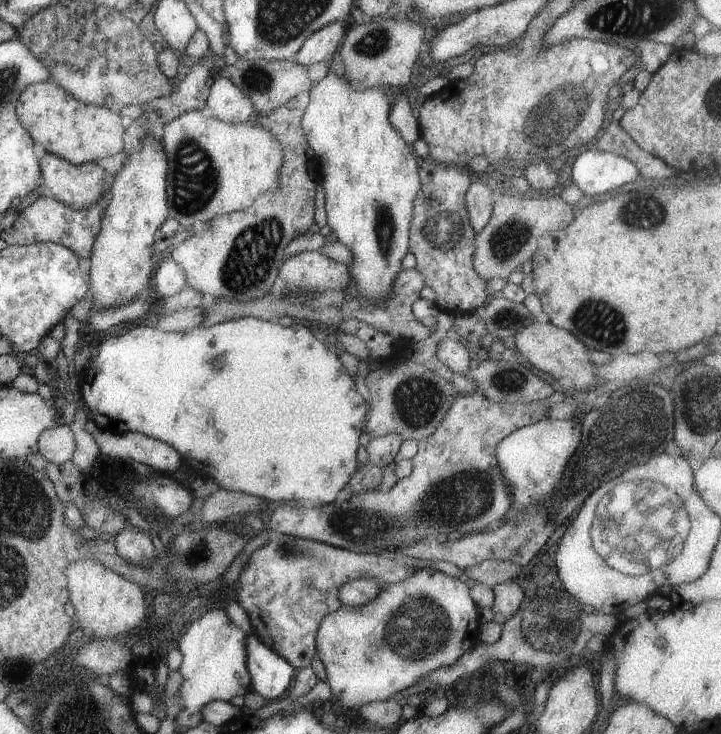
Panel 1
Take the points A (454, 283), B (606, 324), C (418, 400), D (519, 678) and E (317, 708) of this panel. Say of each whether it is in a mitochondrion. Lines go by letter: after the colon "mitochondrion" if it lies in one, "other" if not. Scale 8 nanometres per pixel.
A: other
B: mitochondrion
C: mitochondrion
D: other
E: other

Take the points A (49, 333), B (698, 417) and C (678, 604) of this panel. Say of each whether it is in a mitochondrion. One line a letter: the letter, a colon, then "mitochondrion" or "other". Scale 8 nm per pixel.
A: other
B: mitochondrion
C: other

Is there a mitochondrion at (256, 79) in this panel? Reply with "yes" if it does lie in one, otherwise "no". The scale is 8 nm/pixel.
yes

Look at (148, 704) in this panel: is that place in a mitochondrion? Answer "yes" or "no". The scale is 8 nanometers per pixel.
no

